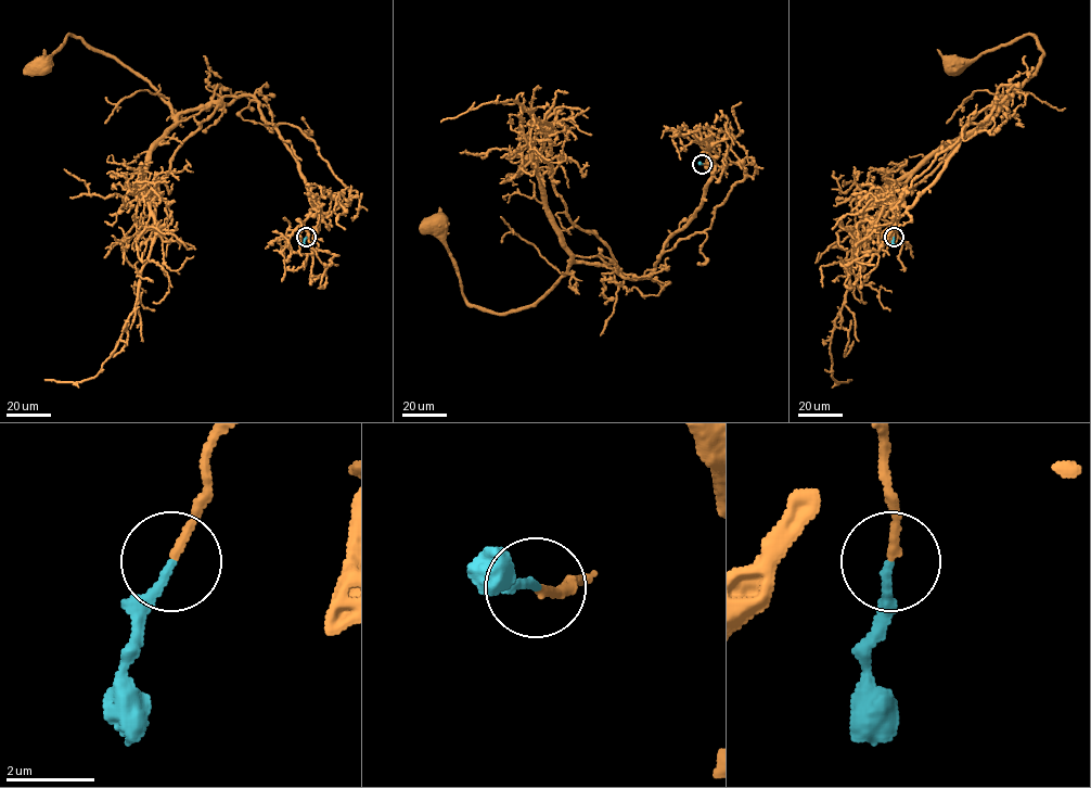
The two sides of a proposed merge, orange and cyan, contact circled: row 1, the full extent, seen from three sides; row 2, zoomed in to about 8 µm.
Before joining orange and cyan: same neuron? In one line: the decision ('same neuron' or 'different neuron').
same neuron

